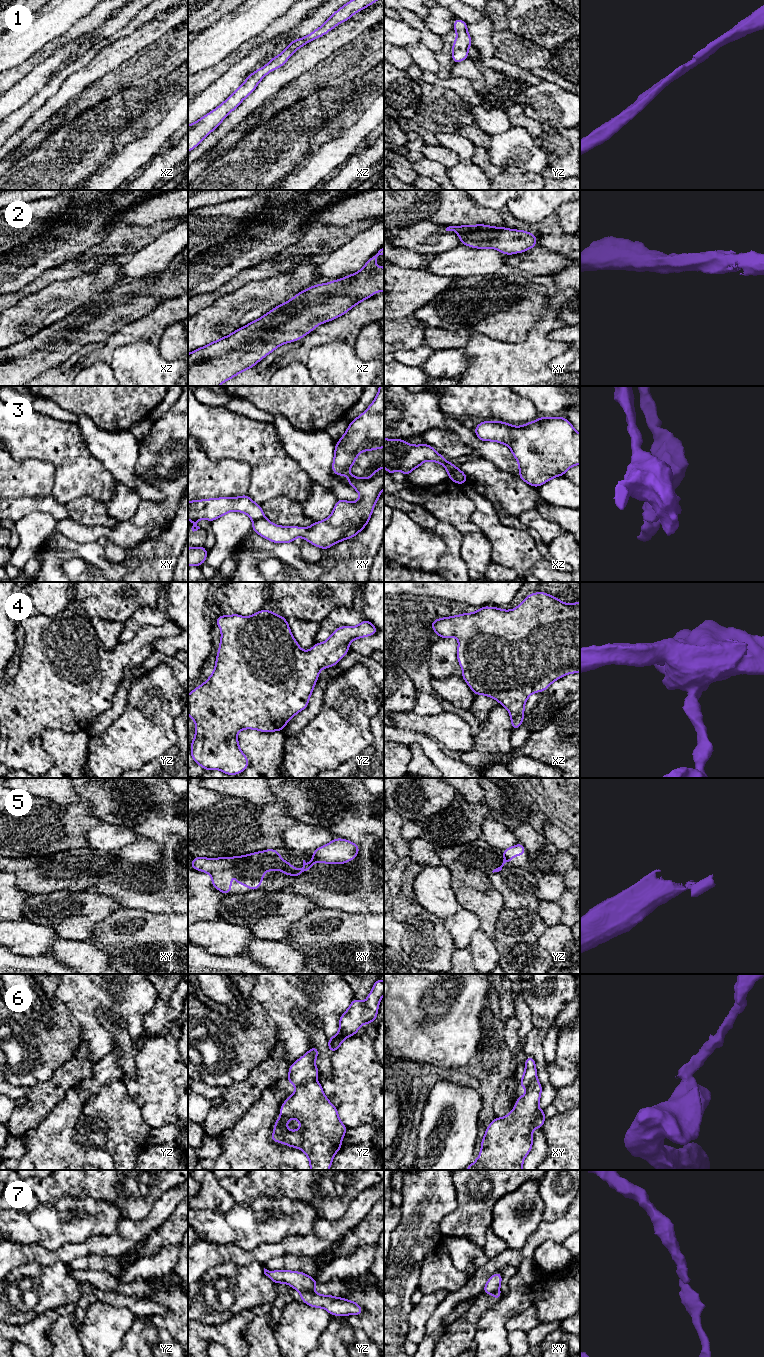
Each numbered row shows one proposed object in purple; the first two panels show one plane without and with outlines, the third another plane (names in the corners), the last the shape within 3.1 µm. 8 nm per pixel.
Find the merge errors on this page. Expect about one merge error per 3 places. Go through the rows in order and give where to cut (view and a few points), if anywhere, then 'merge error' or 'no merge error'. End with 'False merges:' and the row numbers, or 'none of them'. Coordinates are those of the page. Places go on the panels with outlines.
1: no cut; no merge error
2: no cut; no merge error
3: cut in xz along (454, 466), (453, 475), (464, 483); merge error
4: no cut; no merge error
5: cut in xy along (313, 857), (316, 861); merge error
6: cut in yz along (314, 1078), (296, 1087); merge error
7: cut in yz along (312, 1290), (300, 1292); merge error
False merges: 3, 5, 6, 7

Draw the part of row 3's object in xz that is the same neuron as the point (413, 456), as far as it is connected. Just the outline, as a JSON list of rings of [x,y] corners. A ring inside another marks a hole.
[[[384,438],[384,467],[387,468],[384,473],[393,475],[396,471],[400,471],[408,478],[413,469],[420,467],[427,460],[441,464],[448,471],[449,480],[459,485],[464,484],[453,475],[454,463],[446,461],[432,446],[425,443],[421,445],[407,444],[405,439]],[[394,448],[400,448],[403,455],[395,456]]]

